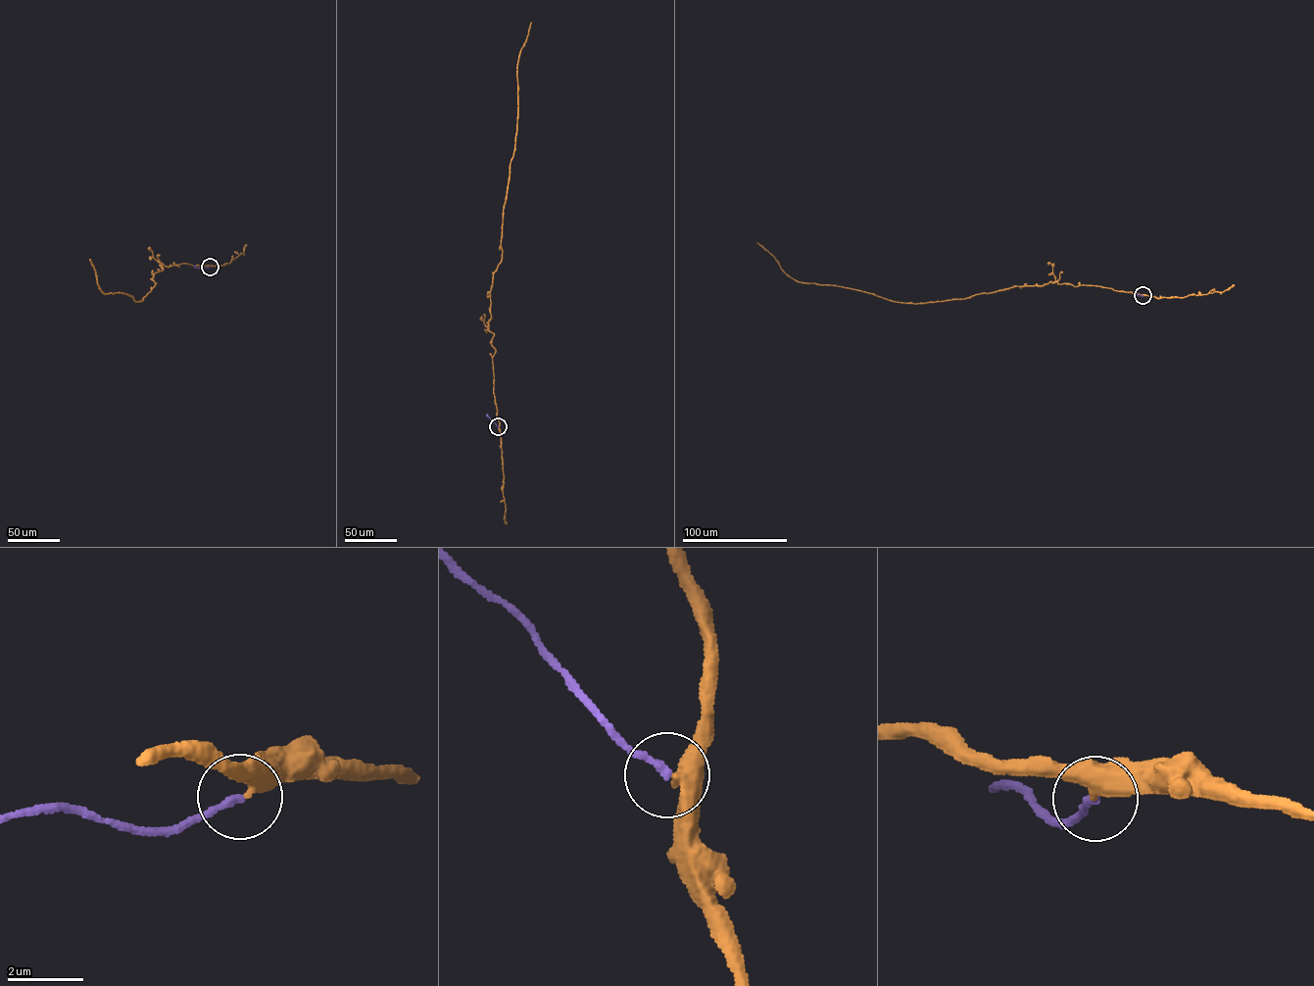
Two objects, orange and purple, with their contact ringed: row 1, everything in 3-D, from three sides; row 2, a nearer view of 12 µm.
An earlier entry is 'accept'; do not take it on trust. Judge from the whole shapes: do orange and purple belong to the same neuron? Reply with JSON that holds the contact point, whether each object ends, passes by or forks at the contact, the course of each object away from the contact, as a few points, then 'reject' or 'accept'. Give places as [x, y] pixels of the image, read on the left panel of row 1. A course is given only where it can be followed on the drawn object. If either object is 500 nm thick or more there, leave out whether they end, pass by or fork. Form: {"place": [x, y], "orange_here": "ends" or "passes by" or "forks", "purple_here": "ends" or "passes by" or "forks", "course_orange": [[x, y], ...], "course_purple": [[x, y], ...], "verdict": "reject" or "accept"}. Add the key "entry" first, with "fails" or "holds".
{"entry": "holds", "place": [210, 267], "orange_here": "passes by", "purple_here": "ends", "course_orange": [[210, 267], [161, 266], [153, 273], [156, 284], [136, 302], [126, 294], [103, 293], [90, 259]], "course_purple": [[210, 267], [193, 266]], "verdict": "accept"}

